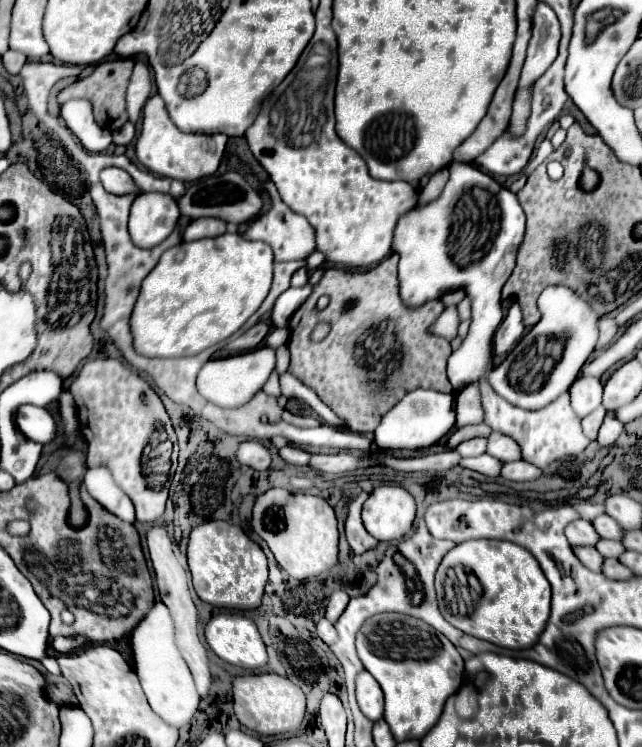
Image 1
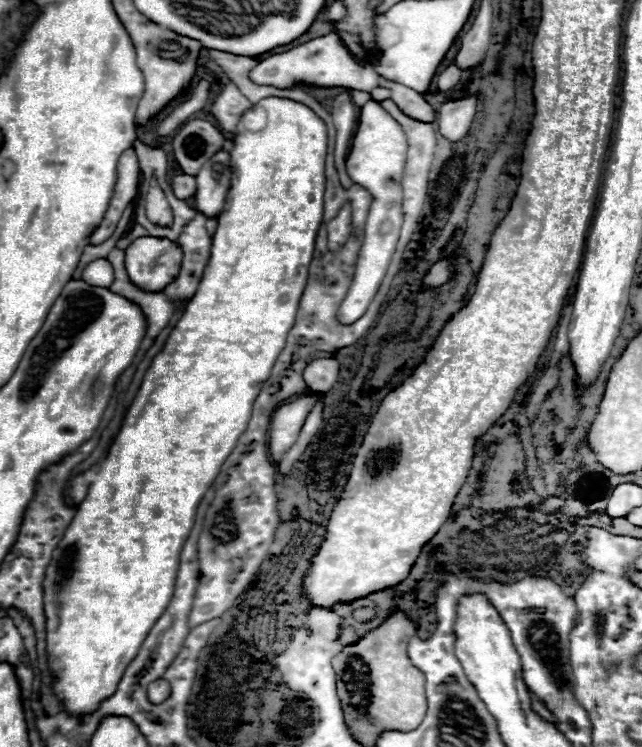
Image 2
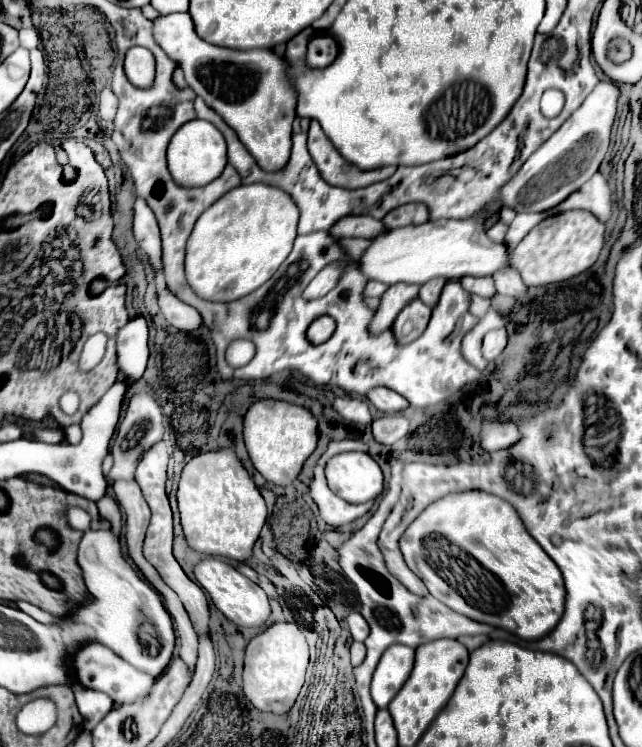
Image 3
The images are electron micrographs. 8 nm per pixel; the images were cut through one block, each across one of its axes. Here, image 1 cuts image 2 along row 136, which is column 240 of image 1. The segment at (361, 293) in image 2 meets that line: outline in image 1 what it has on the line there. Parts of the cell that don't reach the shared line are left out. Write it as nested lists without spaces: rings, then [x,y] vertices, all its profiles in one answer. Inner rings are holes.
[[[262,346],[258,350],[236,354],[230,358],[208,360],[198,374],[196,386],[198,386],[198,392],[208,402],[222,406],[222,408],[238,408],[242,404],[246,404],[266,384],[274,366],[276,366],[276,350],[270,346]]]

